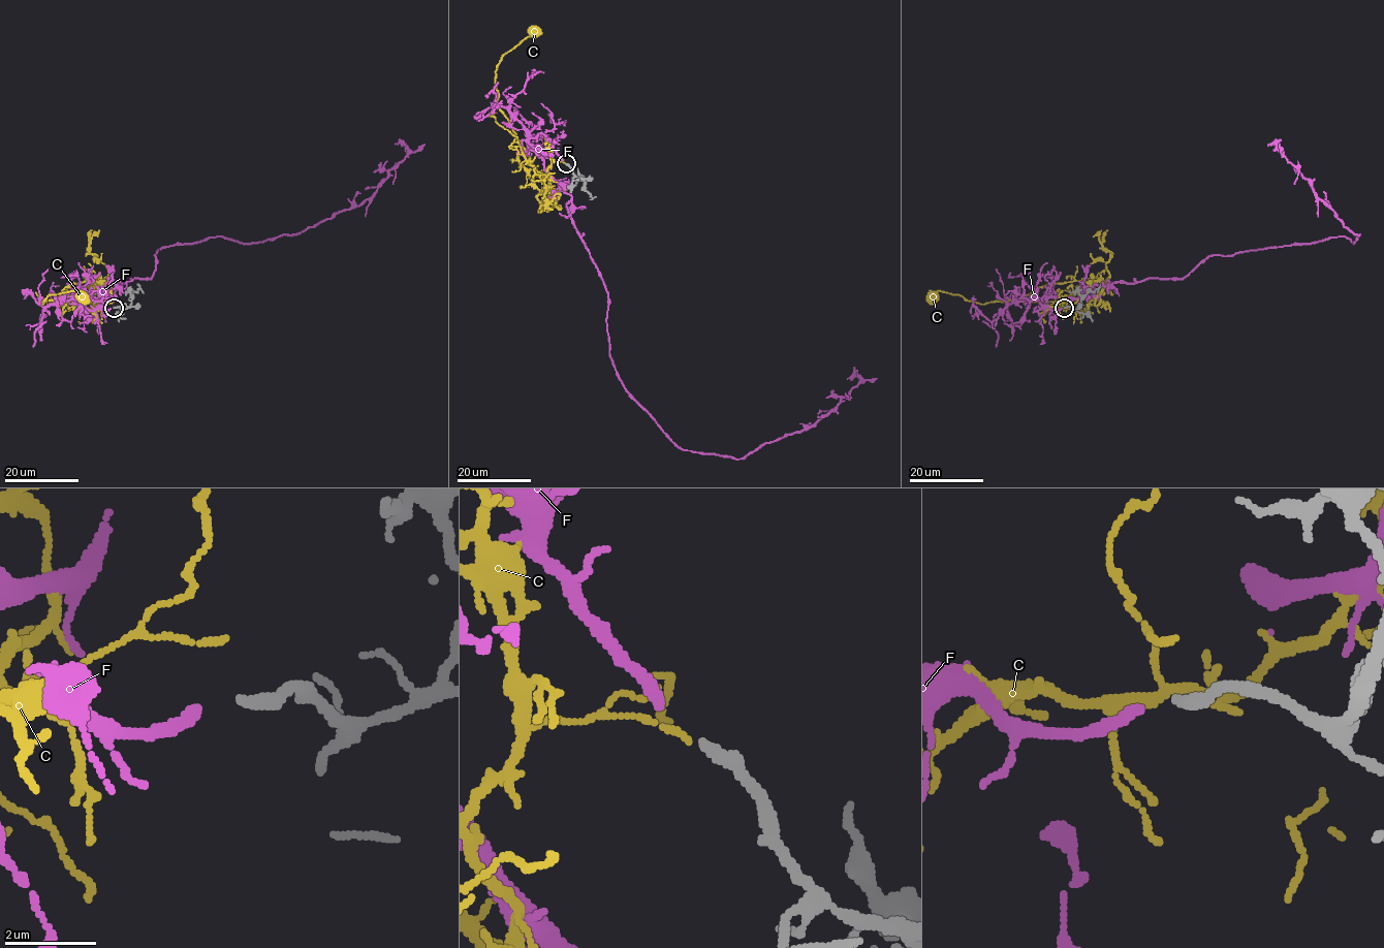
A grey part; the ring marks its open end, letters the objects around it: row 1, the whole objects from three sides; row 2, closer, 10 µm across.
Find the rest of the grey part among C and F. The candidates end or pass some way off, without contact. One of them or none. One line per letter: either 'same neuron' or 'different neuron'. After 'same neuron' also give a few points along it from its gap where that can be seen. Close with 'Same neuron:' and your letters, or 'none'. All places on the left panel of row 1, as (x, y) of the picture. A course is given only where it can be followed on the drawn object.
C: different neuron
F: same neuron; course (111, 308), (75, 303), (150, 278), (163, 247), (215, 236), (261, 242), (360, 204), (407, 154), (395, 144)
Same neuron: F

